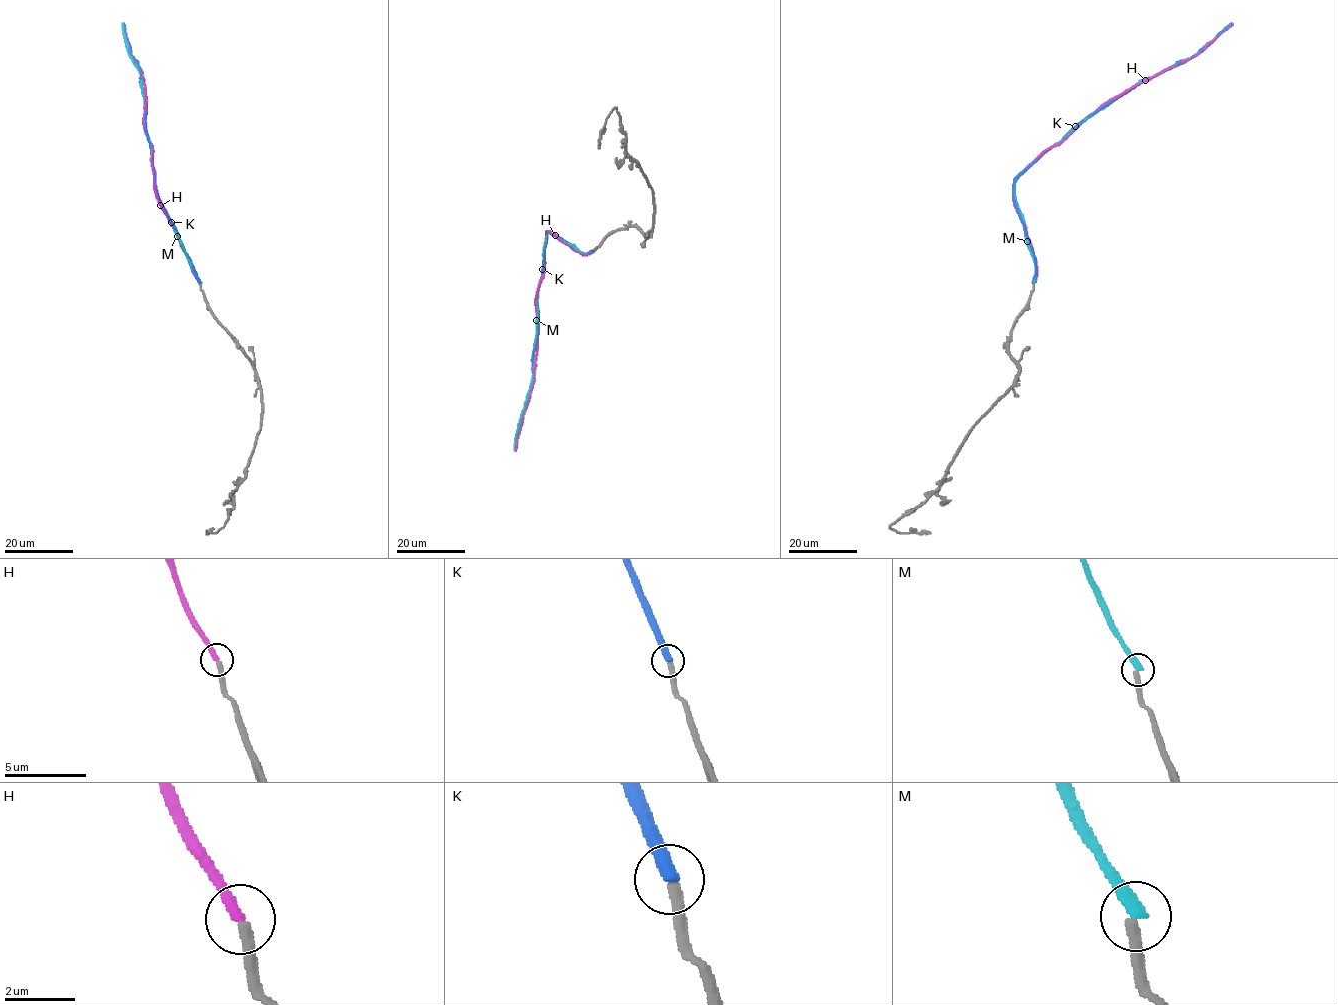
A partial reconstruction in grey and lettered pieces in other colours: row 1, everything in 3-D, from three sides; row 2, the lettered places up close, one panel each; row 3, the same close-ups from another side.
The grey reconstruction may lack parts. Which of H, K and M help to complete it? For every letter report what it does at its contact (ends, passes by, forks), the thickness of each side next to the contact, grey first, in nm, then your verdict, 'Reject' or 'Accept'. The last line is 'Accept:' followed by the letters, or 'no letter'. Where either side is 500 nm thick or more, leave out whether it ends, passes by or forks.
H: It ends there. Thickness 360 nm (grey) against 320 nm. Accept
K: It ends there. Thickness 360 nm (grey) against 400 nm. Reject
M: It ends there. Thickness 360 nm (grey) against 380 nm. Reject
Accept: H

